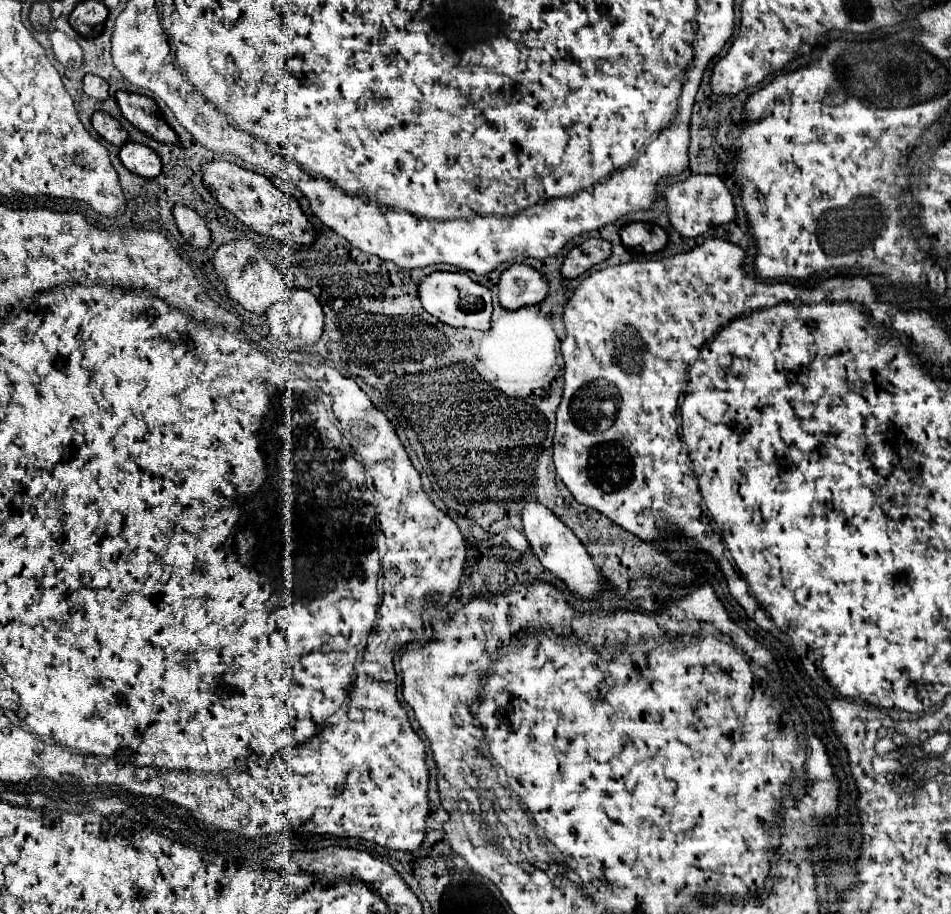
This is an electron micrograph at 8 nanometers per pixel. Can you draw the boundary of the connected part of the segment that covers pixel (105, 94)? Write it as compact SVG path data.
M87 74L83 78L83 92L95 100L107 100L109 98L109 84L101 78L101 76L93 76L93 74Z

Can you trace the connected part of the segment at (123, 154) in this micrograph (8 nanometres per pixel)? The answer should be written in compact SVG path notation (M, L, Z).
M129 140L127 144L121 146L119 158L127 170L143 178L155 178L161 174L161 160L149 146Z

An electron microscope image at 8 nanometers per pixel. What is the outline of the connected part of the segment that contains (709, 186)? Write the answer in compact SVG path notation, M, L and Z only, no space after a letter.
M709 174L689 176L683 182L675 182L675 184L665 186L663 196L667 200L667 214L669 214L673 228L687 238L701 236L715 226L733 222L737 216L733 196L731 196L731 192L725 186L721 176L709 176Z

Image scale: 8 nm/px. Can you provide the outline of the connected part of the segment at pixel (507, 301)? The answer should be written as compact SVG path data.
M511 264L499 280L499 302L507 310L535 306L547 298L549 284L533 266Z

